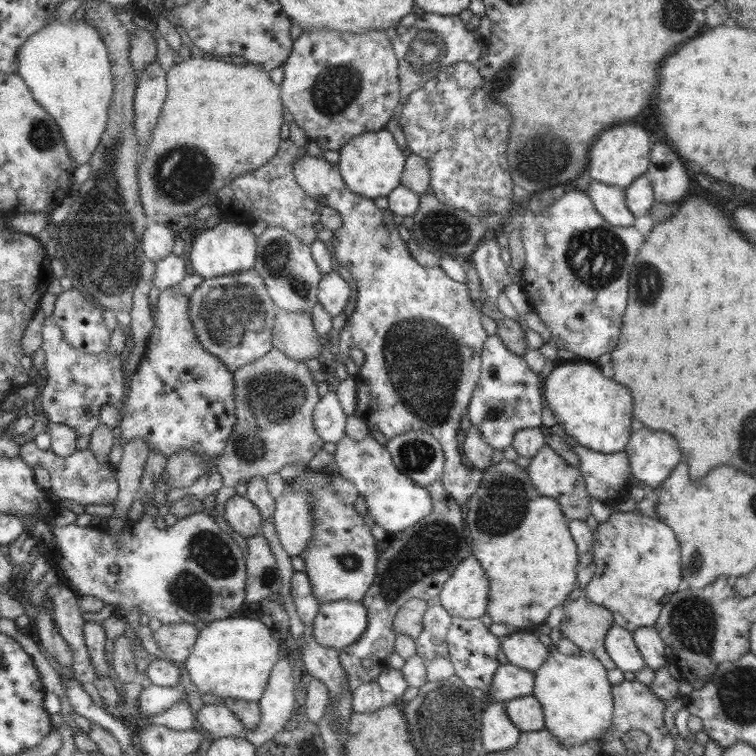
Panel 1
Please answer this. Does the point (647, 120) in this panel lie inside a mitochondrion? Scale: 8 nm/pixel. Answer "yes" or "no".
no

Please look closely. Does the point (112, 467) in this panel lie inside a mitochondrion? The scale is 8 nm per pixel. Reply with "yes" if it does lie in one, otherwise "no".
no

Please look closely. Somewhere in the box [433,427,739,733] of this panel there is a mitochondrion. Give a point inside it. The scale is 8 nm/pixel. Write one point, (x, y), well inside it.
(502, 507)

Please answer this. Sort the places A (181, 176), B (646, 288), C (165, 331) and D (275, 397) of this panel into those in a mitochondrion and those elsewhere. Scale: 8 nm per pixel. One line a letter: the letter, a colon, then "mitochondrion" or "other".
A: mitochondrion
B: mitochondrion
C: other
D: mitochondrion

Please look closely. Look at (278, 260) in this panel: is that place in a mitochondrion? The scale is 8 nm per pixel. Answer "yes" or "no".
yes

